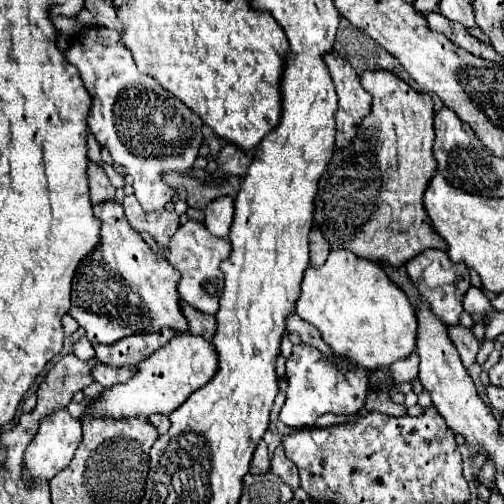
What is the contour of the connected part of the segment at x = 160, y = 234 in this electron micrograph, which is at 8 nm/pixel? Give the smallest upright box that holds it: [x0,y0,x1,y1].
[123,194,179,246]

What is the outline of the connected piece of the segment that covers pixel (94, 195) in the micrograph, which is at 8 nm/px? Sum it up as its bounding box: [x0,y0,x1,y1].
[87,162,115,204]

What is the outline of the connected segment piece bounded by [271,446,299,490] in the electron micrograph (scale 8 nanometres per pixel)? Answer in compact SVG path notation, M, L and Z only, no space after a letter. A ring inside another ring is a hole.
M277 446L275 452L273 452L271 472L277 474L291 490L297 490L299 488L299 470L297 470L297 466L289 458L285 458L281 446Z

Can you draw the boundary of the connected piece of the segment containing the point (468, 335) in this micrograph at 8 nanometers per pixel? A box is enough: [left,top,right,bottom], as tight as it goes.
[447,326,479,368]

